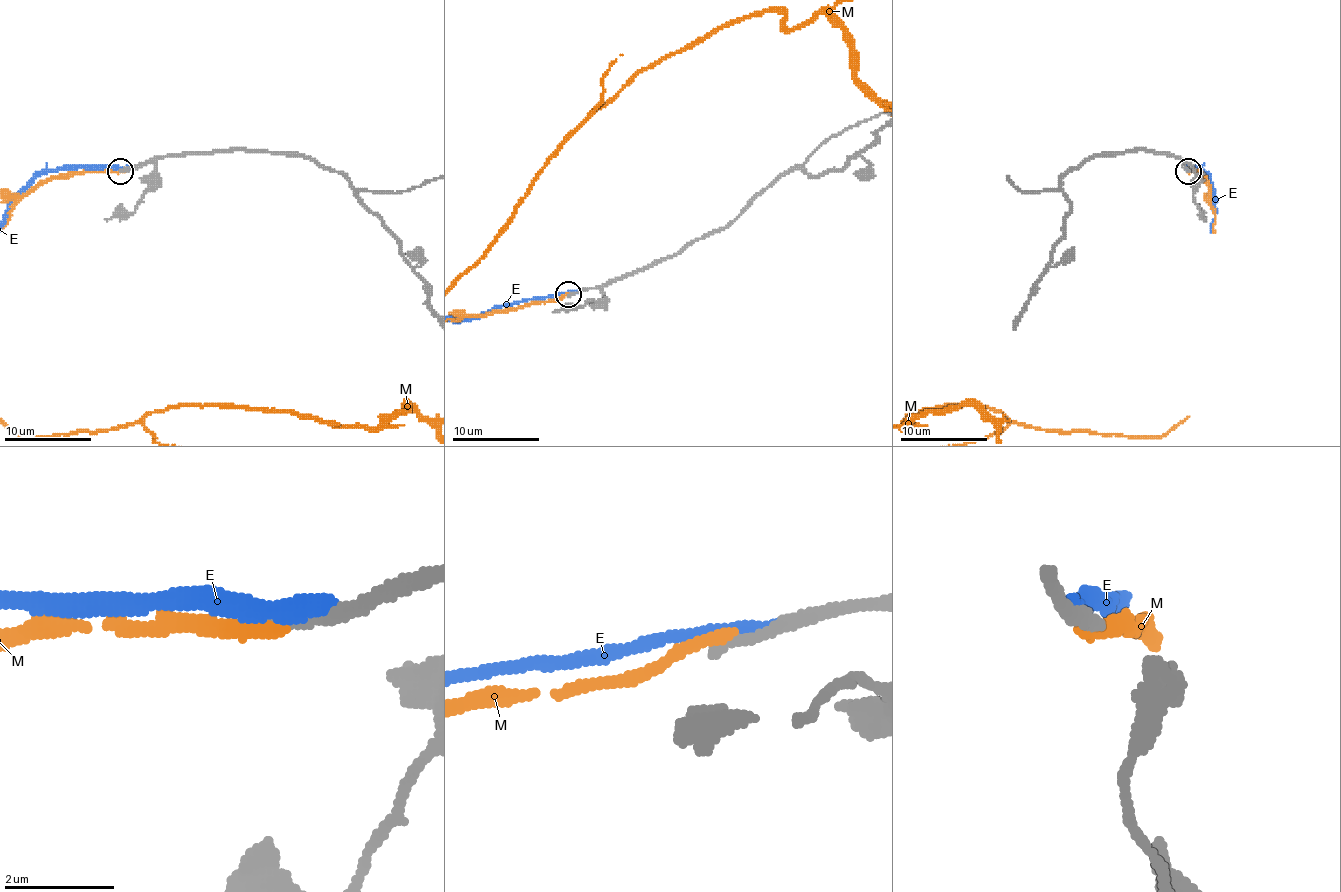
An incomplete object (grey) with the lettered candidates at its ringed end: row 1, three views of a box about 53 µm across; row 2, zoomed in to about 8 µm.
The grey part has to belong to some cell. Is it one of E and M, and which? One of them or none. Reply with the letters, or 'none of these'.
none of these

